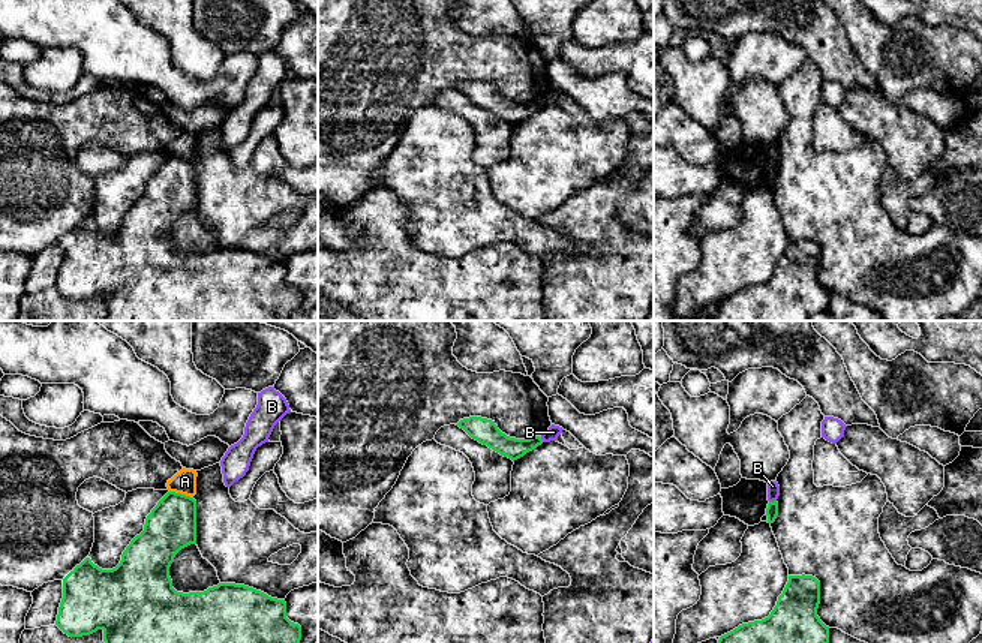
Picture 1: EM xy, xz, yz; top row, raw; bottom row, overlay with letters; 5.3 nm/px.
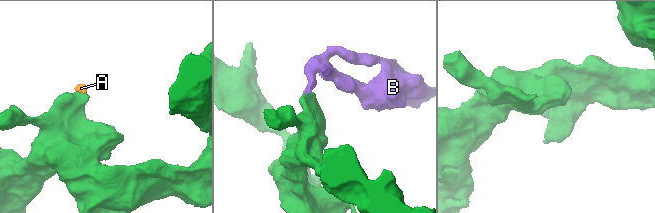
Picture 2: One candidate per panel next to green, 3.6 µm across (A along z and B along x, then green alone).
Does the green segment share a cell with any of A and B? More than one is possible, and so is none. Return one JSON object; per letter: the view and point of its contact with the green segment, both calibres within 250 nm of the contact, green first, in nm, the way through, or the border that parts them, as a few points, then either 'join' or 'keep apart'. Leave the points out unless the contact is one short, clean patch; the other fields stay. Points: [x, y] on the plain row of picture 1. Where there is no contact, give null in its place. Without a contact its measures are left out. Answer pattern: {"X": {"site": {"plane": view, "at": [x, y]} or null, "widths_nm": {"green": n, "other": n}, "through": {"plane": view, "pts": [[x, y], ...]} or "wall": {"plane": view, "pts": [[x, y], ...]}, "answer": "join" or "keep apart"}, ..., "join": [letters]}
{"A": {"site": {"plane": "xy", "at": [180, 158]}, "widths_nm": {"green": 260, "other": 130}, "wall": {"plane": "xy", "pts": [[170, 155], [192, 162]]}, "answer": "keep apart"}, "B": {"site": {"plane": "yz", "at": [774, 165]}, "widths_nm": {"green": 60, "other": 60}, "wall": {"plane": "yz", "pts": [[775, 164], [769, 167]]}, "answer": "keep apart"}, "join": []}

